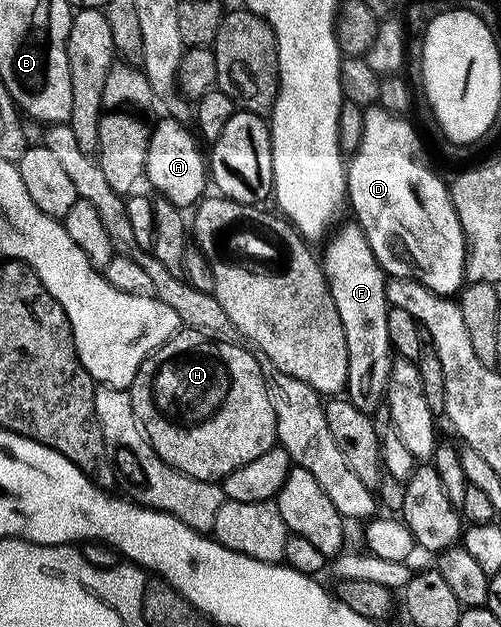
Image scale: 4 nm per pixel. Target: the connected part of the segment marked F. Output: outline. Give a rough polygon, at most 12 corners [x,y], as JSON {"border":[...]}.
{"border":[[358,223],[325,268],[349,339],[346,396],[375,415],[395,362],[389,278]]}

